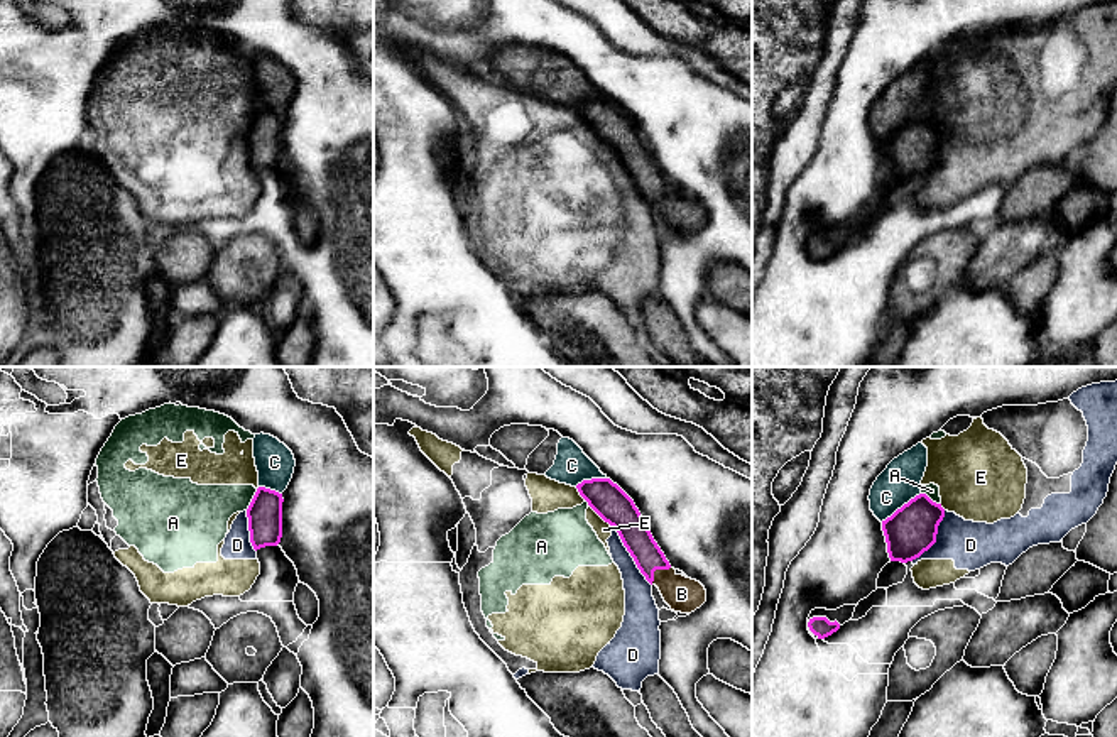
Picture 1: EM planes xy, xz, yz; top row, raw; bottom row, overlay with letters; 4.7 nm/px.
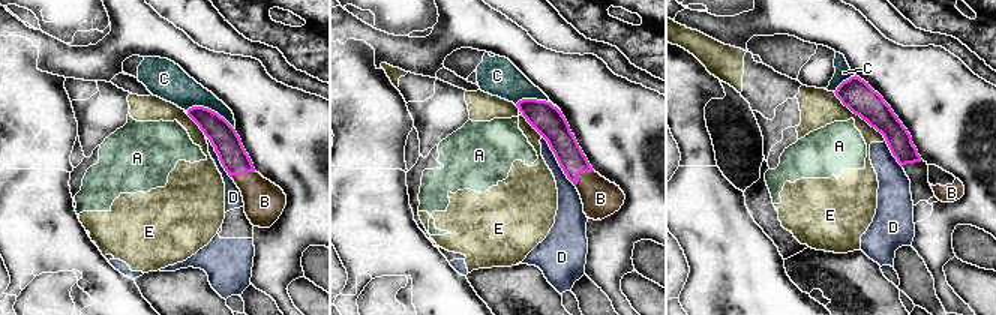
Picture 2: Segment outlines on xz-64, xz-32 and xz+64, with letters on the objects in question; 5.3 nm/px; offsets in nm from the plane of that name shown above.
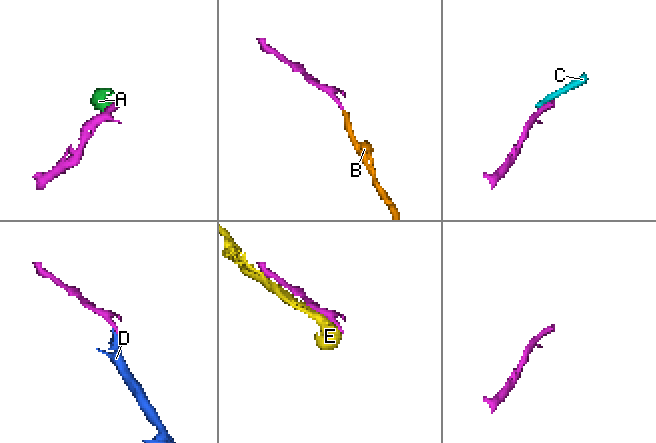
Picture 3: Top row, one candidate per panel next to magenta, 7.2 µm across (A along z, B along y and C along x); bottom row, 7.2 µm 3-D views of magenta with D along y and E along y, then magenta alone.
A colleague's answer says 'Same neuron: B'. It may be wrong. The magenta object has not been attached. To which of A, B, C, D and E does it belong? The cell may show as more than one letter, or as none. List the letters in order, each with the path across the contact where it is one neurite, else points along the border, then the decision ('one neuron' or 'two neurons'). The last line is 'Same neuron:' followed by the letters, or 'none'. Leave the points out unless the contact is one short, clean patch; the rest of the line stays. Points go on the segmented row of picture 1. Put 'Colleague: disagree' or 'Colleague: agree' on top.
Colleague: agree
A: two neurons
B: runs through xz (636, 536), (656, 568), (681, 594); one neuron
C: two neurons
D: border along xz (612, 524), (636, 567), (651, 585); two neurons
E: two neurons
Same neuron: B

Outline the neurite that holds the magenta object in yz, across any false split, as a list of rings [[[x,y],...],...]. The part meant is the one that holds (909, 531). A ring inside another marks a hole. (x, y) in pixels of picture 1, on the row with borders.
[[[919,494],[882,521],[891,561],[907,563],[928,551],[936,543],[943,517],[941,504]]]

